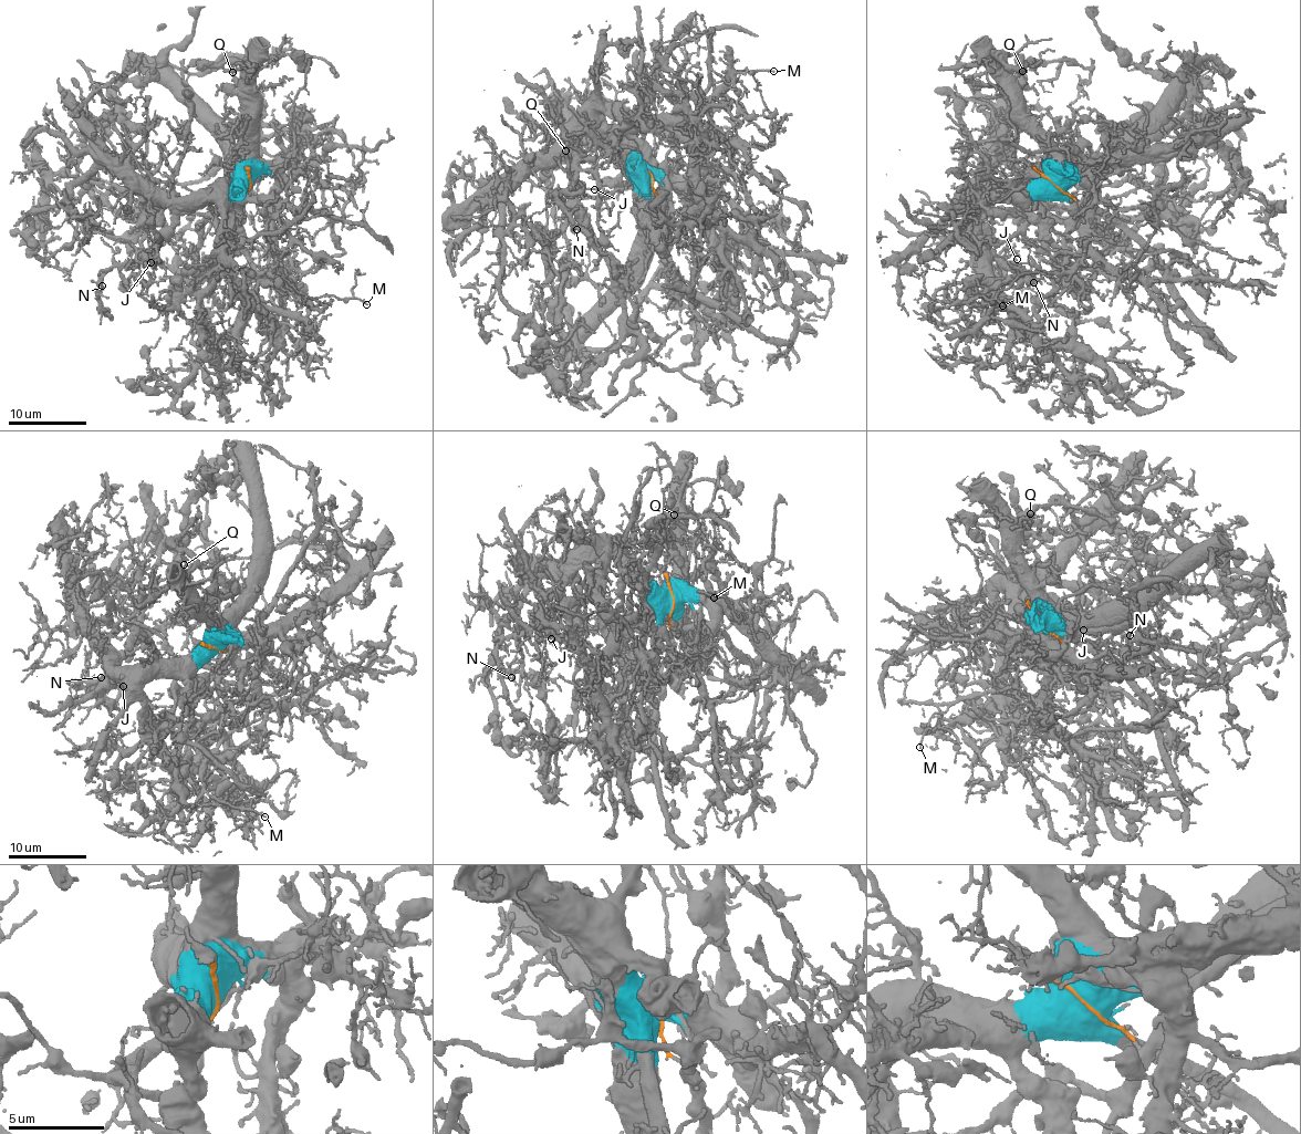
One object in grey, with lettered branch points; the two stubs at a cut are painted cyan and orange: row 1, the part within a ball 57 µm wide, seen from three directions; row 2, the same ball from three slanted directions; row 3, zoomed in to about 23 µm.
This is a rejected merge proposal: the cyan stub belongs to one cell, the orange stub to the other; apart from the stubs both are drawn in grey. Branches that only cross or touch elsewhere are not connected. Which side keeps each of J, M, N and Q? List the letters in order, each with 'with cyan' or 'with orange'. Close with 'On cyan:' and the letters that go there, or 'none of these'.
J: with cyan
M: with orange
N: with cyan
Q: with cyan
On cyan: J, N, Q

